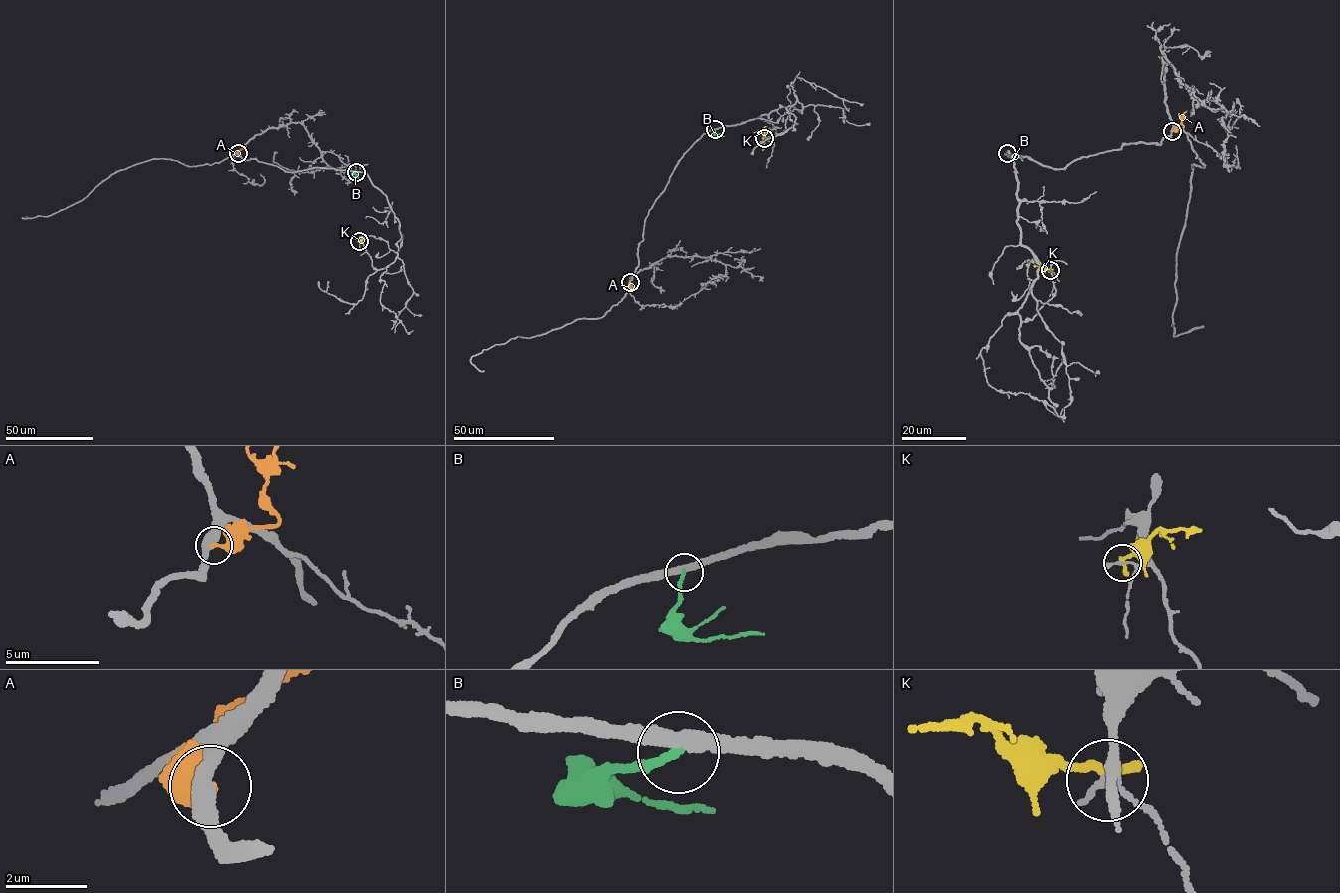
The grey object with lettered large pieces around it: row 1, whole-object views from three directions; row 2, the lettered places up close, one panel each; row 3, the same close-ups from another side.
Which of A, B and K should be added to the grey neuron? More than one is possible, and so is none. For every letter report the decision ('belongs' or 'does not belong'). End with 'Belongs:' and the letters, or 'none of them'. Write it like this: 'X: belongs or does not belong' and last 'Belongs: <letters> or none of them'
A: does not belong
B: does not belong
K: does not belong
Belongs: none of them

